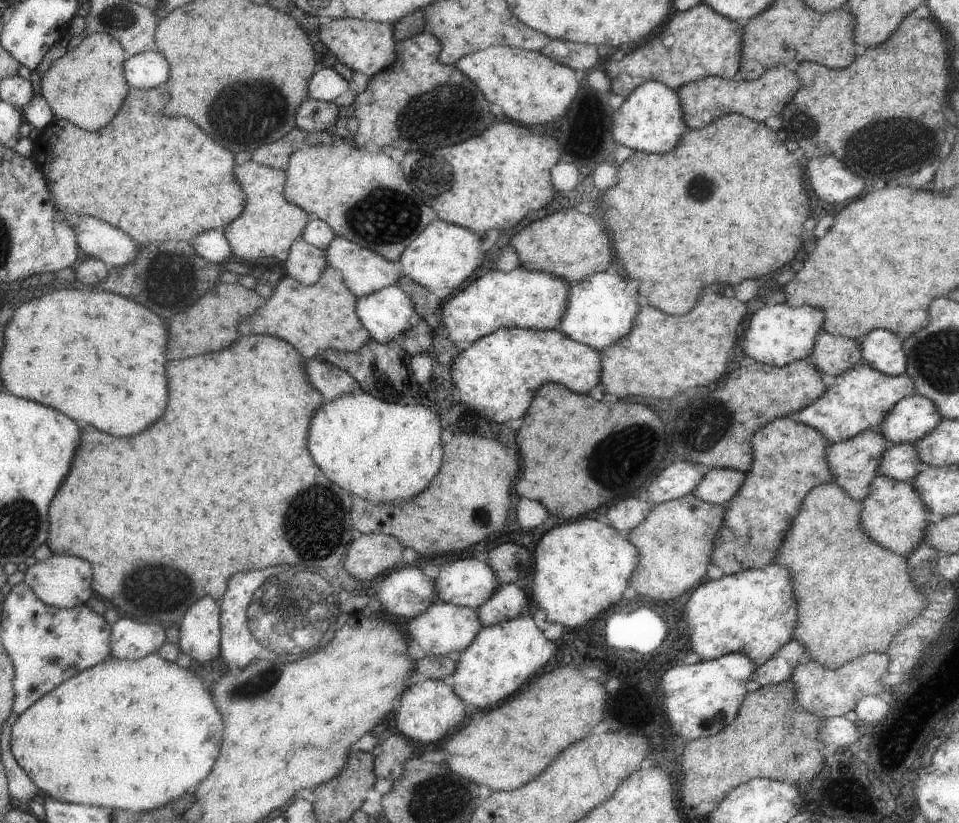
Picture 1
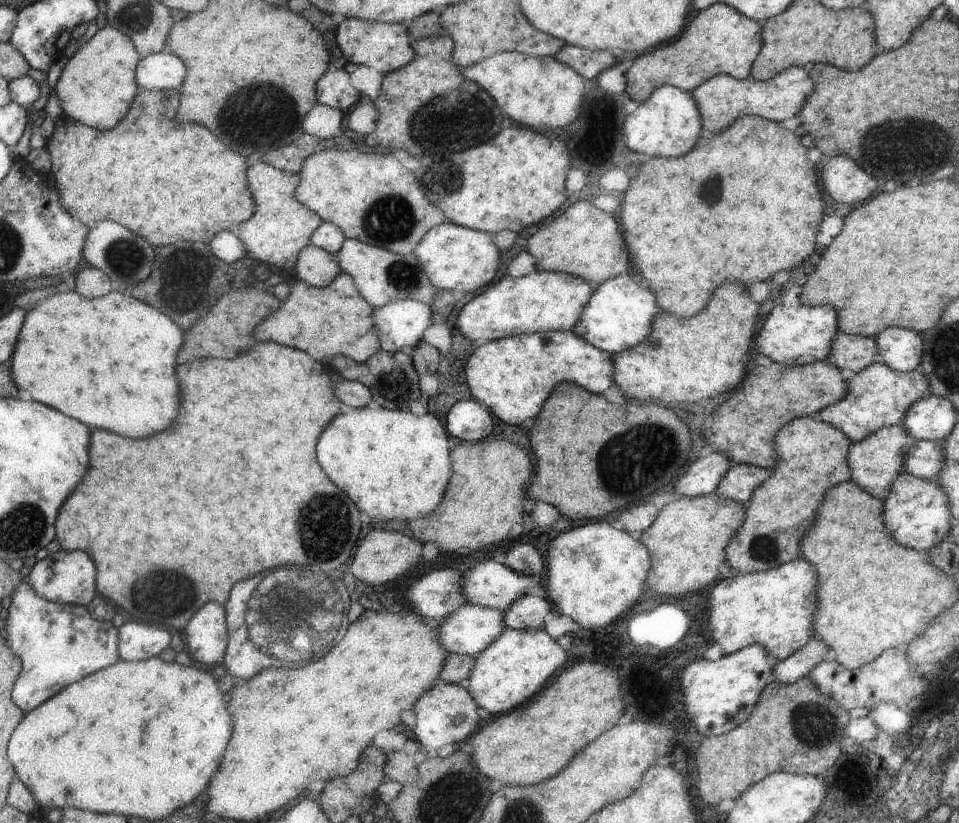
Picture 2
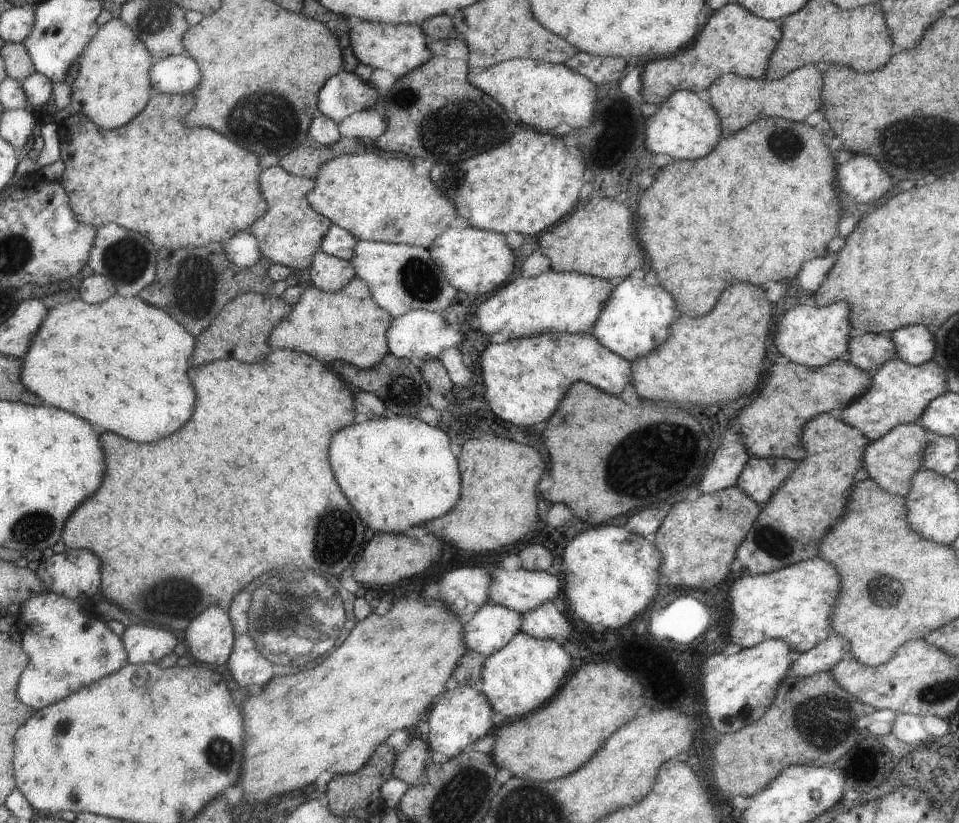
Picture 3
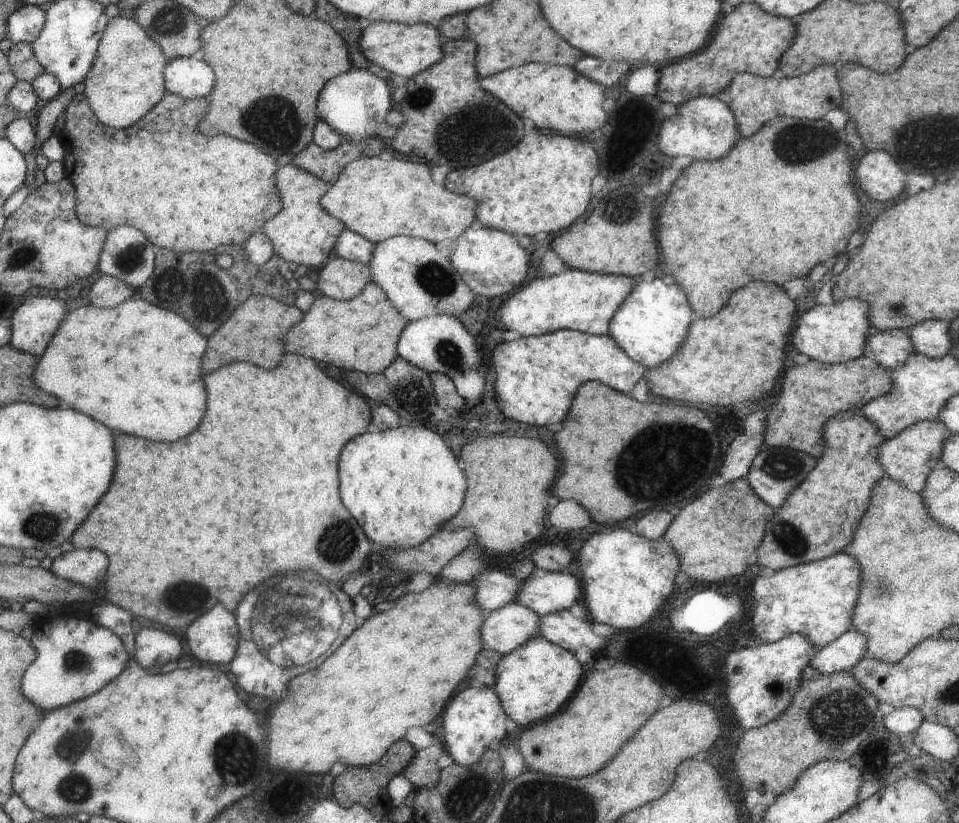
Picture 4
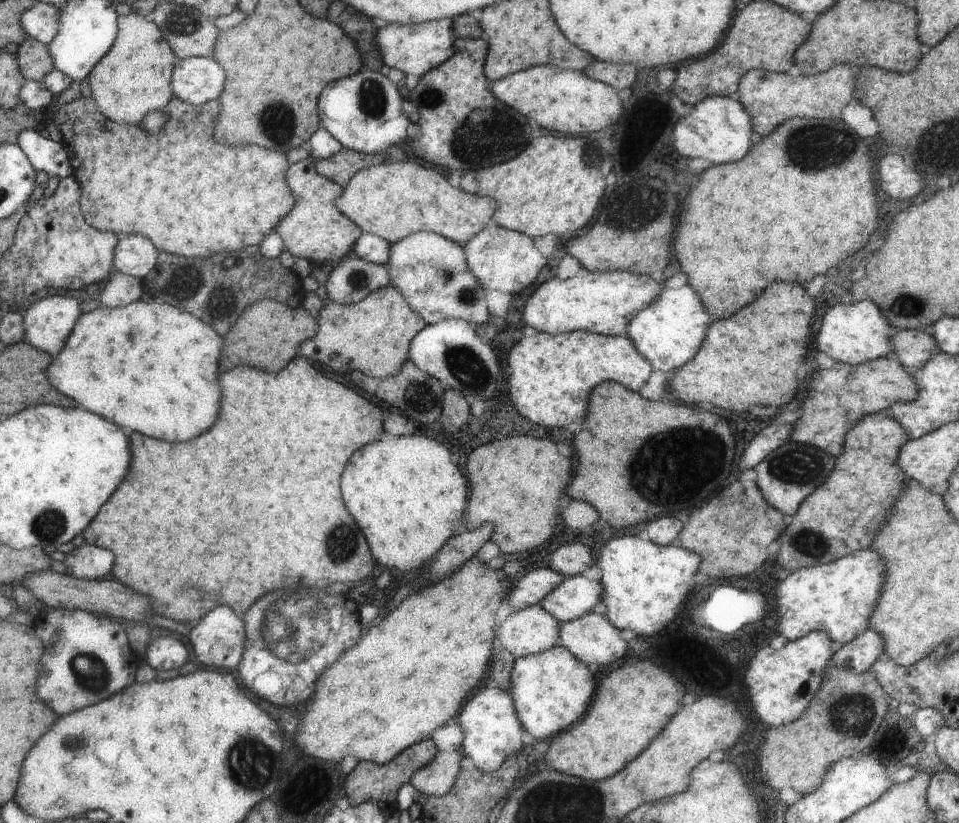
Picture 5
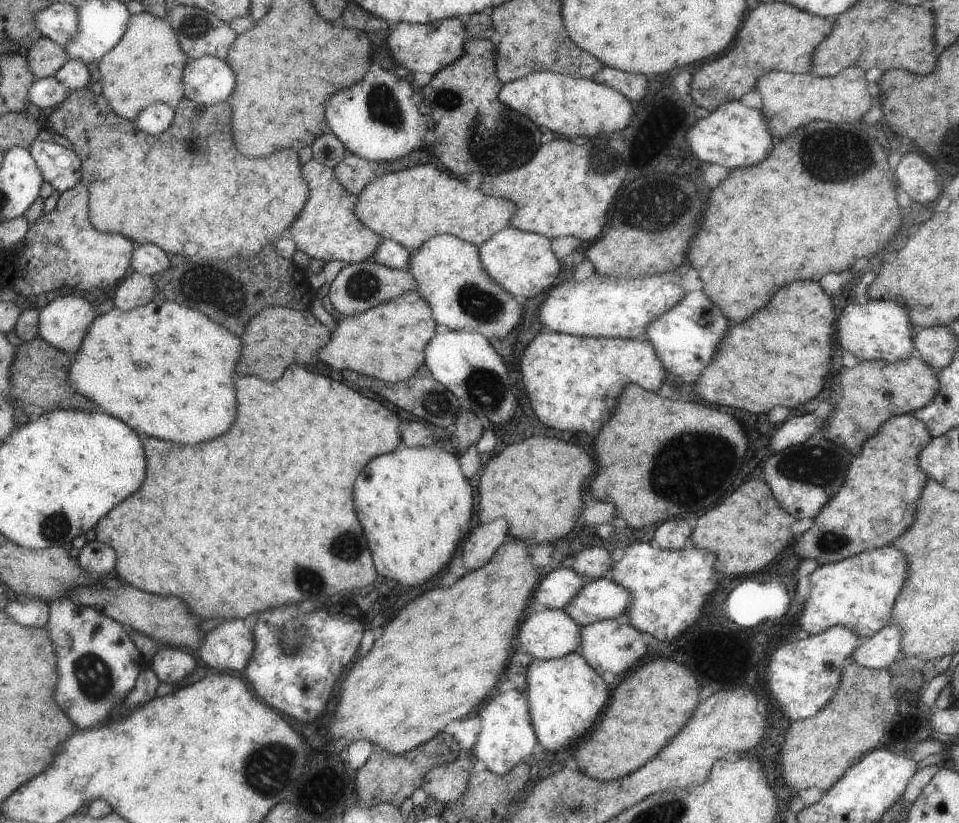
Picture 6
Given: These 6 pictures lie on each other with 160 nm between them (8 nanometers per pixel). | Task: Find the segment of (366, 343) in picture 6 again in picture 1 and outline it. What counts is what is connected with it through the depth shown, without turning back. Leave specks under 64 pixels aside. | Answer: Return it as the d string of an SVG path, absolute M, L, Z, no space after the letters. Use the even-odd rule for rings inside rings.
M326 268L320 280L312 285L302 284L287 275L274 287L271 296L266 299L263 306L242 320L239 334L269 335L280 338L296 347L305 360L320 357L327 349L355 353L371 340L368 330L365 330L356 314L356 302L357 296L348 290L340 270Z

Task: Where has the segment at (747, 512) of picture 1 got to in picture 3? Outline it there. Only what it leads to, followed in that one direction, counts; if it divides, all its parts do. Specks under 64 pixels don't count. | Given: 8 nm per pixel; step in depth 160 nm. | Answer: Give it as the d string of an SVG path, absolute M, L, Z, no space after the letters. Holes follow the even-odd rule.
M822 413L805 422L800 437L799 446L803 448L805 457L796 462L789 477L785 478L783 484L773 492L769 501L761 506L760 514L753 522L752 529L745 534L741 545L737 546L736 558L741 563L742 573L750 575L771 573L797 562L814 558L821 538L824 538L827 530L832 529L843 518L845 506L848 505L848 495L853 486L856 486L857 482L861 480L868 479L865 467L861 466L861 456L869 441L865 440L865 435L861 434L861 431L847 426L841 420L837 420L836 416Z

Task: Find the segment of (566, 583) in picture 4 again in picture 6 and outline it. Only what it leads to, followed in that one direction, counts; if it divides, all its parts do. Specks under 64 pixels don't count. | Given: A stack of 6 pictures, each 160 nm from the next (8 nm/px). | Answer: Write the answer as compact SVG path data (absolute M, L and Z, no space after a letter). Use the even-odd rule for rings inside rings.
M589 579L563 610L577 626L584 626L620 617L629 604L631 596L623 586L612 580Z

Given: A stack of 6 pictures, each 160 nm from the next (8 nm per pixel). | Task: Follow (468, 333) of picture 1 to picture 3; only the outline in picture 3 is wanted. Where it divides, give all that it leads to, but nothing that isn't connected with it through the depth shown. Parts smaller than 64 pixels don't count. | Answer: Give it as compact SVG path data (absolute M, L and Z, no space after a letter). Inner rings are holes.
M546 271L538 276L519 277L495 294L482 297L477 308L477 330L485 336L499 333L507 339L535 337L543 333L591 333L614 283L573 272Z

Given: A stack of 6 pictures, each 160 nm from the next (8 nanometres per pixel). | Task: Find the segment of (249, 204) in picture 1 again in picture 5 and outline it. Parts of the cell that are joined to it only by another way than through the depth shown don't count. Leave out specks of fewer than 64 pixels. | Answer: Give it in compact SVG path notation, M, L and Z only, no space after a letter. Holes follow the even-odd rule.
M310 156L289 166L286 181L293 190L294 208L274 228L281 237L284 250L297 259L305 258L317 264L339 261L350 255L362 230L349 217L341 214L334 202L343 187L321 176Z

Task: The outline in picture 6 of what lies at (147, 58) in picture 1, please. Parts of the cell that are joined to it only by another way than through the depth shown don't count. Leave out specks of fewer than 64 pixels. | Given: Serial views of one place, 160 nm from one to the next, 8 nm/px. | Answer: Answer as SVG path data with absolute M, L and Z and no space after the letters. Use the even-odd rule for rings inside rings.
M211 56L189 60L181 74L184 98L203 106L212 106L226 101L232 94L235 75L224 62Z

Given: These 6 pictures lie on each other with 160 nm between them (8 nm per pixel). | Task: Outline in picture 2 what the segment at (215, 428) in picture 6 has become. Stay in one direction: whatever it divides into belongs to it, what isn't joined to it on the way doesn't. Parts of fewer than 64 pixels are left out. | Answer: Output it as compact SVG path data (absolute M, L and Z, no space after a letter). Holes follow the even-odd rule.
M76 290L67 291L45 300L43 304L39 304L35 310L29 312L29 322L25 322L25 334L20 334L20 341L16 344L16 352L13 353L10 364L17 384L23 390L28 390L30 394L33 394L32 400L39 400L47 406L53 406L53 408L61 410L63 414L69 414L69 416L85 422L91 428L107 428L107 430L113 430L123 436L147 438L147 436L155 436L157 432L165 430L177 416L179 394L177 394L177 378L175 378L173 368L175 368L175 352L179 350L181 342L183 342L181 330L167 316L159 314L154 306L127 294L127 292L113 290L107 296L103 295L95 300L89 300Z

